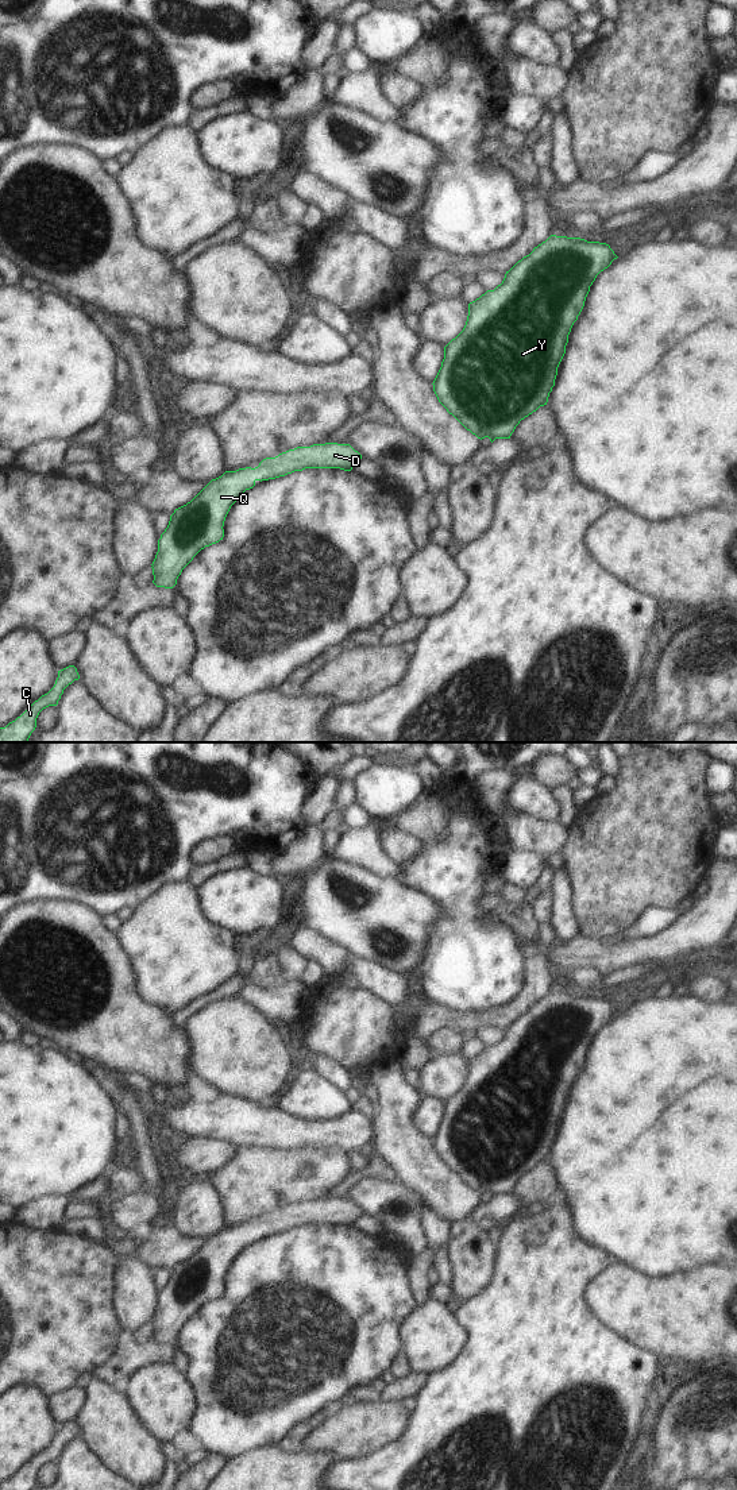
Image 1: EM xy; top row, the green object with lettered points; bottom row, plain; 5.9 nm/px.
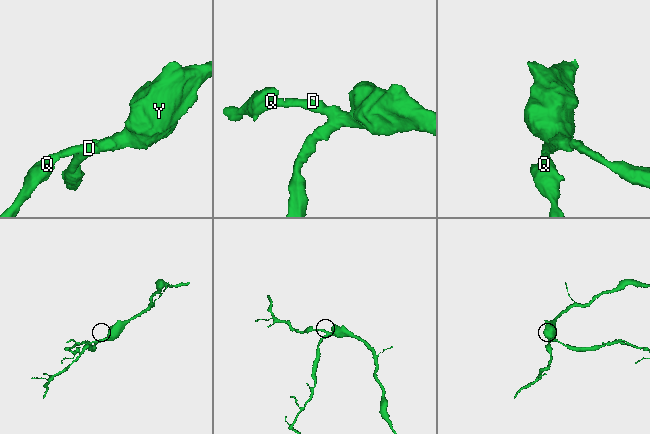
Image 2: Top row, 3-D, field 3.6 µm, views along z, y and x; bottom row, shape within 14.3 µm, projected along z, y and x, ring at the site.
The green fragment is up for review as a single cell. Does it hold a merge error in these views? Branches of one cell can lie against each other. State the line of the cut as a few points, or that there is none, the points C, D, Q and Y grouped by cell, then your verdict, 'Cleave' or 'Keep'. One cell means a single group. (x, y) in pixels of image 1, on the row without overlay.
No split. Groups: C D Q Y. Keep

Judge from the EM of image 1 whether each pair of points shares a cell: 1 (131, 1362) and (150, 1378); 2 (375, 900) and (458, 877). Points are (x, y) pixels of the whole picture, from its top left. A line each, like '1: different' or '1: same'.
1: different
2: different

